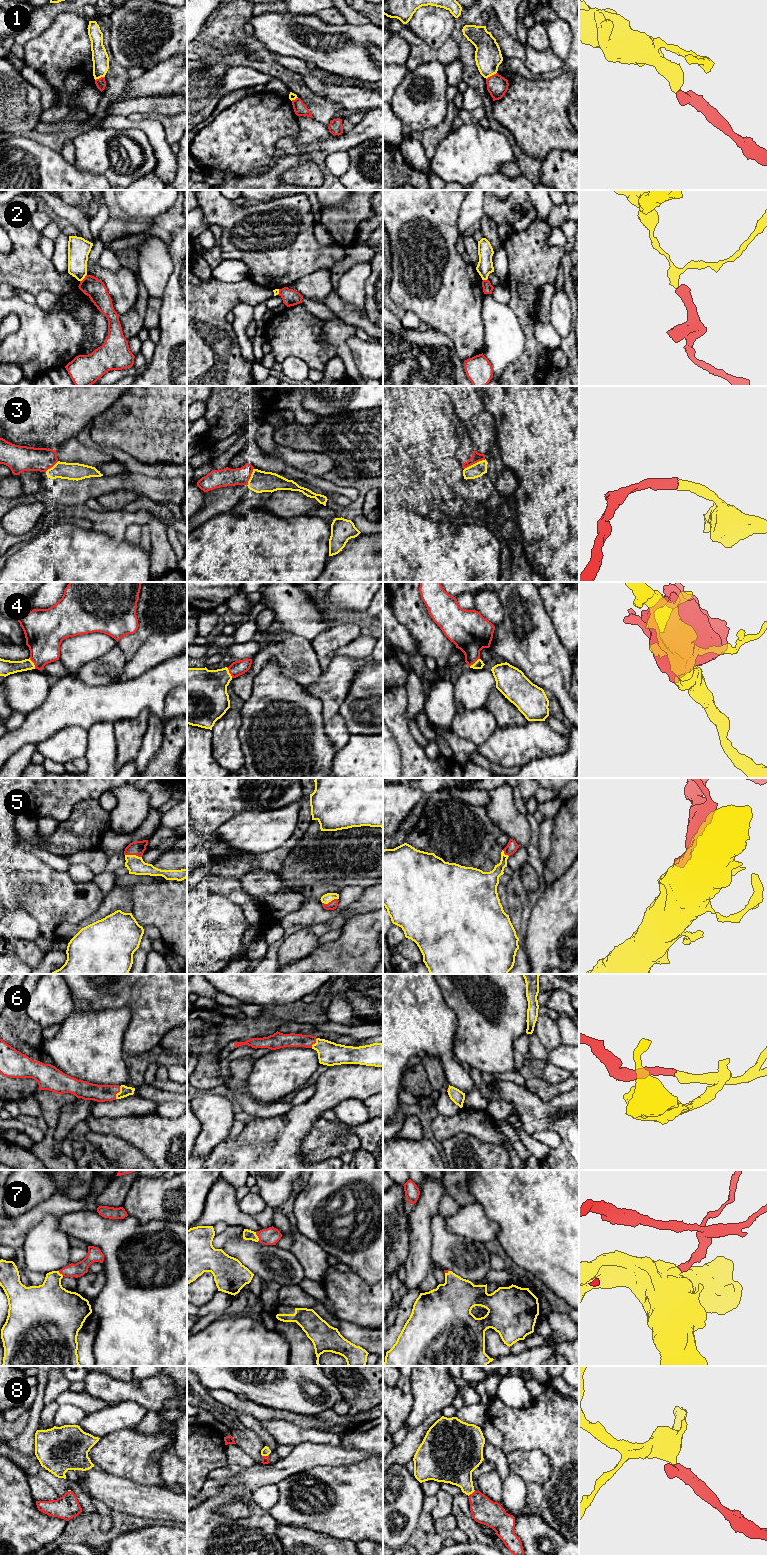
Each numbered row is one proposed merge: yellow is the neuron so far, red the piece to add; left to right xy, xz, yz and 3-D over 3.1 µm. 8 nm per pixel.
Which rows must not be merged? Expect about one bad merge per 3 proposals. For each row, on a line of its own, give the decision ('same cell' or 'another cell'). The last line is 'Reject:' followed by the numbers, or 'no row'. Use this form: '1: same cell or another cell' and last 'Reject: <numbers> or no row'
1: another cell
2: another cell
3: same cell
4: same cell
5: same cell
6: same cell
7: same cell
8: same cell
Reject: 1, 2

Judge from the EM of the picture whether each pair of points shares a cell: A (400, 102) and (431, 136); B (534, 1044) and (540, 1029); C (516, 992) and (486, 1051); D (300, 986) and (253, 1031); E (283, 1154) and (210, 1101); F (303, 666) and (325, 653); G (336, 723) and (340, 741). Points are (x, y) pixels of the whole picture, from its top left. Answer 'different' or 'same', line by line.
A: different
B: different
C: same
D: different
E: different
F: different
G: same

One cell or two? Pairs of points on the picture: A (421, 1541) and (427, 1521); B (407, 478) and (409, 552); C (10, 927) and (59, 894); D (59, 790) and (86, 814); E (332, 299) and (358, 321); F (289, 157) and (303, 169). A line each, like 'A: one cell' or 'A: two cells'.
A: one cell
B: two cells
C: two cells
D: two cells
E: one cell
F: two cells

